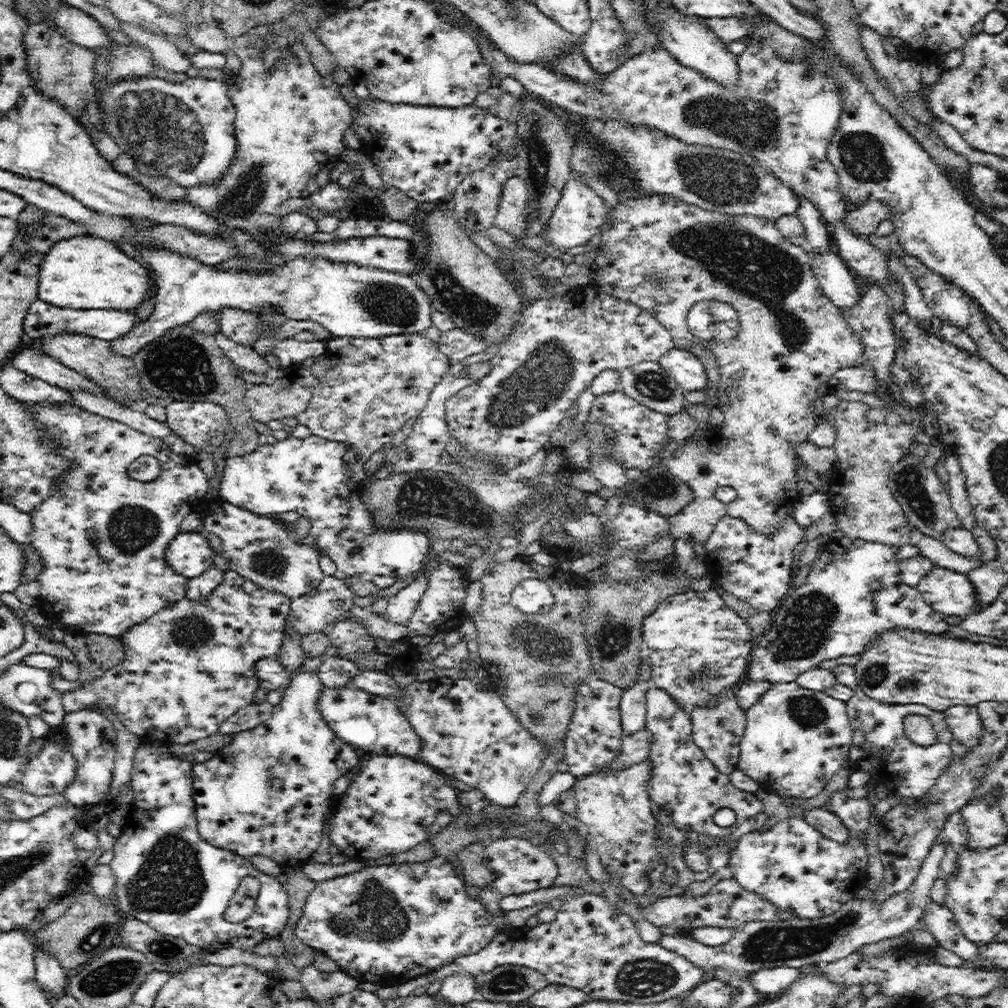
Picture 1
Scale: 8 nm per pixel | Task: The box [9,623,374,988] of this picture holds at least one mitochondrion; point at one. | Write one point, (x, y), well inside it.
(170, 880)

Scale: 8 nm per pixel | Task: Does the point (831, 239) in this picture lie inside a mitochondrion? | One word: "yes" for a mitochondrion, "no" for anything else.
no

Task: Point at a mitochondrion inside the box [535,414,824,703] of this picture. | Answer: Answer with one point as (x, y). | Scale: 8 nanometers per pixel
(611, 638)

